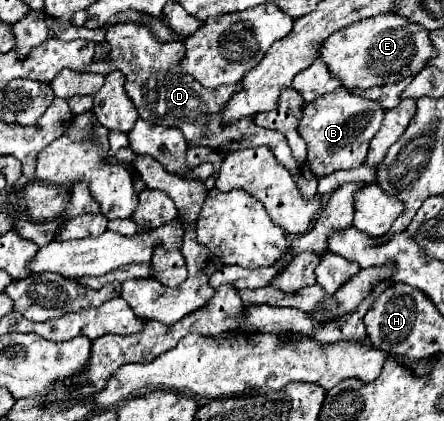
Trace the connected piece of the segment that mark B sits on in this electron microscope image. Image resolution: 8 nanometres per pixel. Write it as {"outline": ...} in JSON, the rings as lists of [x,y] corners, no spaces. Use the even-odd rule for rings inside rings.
{"outline":[[[339,88],[327,96],[319,96],[309,102],[301,118],[301,136],[307,142],[307,164],[311,172],[321,178],[337,170],[357,168],[365,162],[369,142],[379,132],[385,110],[371,100],[361,100],[359,96],[349,94],[345,88]]]}

